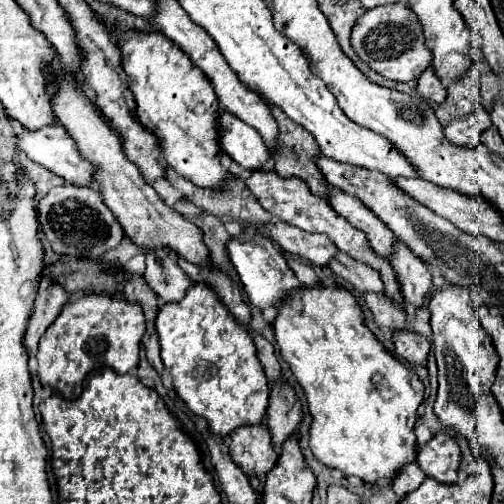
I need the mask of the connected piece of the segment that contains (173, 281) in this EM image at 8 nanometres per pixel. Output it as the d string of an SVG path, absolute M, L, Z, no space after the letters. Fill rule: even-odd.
M164 251L146 253L144 279L164 303L178 303L192 285L190 277L178 267L176 259Z

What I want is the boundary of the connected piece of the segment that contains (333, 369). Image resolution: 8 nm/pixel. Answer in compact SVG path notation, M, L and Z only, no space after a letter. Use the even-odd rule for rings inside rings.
M312 285L312 287L300 287L298 289L298 295L288 295L288 303L284 303L284 307L278 309L278 315L272 323L272 329L274 329L274 339L280 347L280 355L282 359L290 365L290 371L294 373L296 381L300 383L300 387L304 389L304 395L306 395L306 401L308 401L308 409L310 409L310 415L312 415L312 427L310 427L310 449L312 453L316 455L316 459L332 469L340 469L344 475L356 475L360 477L362 481L366 483L376 483L378 479L386 477L386 479L392 479L396 475L398 469L402 469L406 463L414 461L416 459L416 437L414 437L414 425L416 425L416 411L418 411L418 405L422 403L424 399L424 385L420 383L420 379L416 377L414 369L406 367L404 363L400 363L396 357L392 357L384 345L374 337L374 333L364 325L364 315L362 315L362 309L360 305L356 303L354 295L344 289L344 287L338 287L338 285Z

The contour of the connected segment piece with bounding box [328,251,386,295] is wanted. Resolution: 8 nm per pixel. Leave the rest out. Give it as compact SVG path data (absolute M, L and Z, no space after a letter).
M338 253L332 263L328 265L332 269L332 273L344 281L348 281L360 295L364 293L376 293L376 295L386 295L384 291L384 283L382 277L376 269L358 263L354 259L350 259L346 253Z

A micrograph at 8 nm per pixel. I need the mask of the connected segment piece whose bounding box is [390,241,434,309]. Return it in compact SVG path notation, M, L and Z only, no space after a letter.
M396 241L396 253L390 257L390 265L396 273L396 281L400 283L404 305L420 309L434 287L428 267L400 241Z

